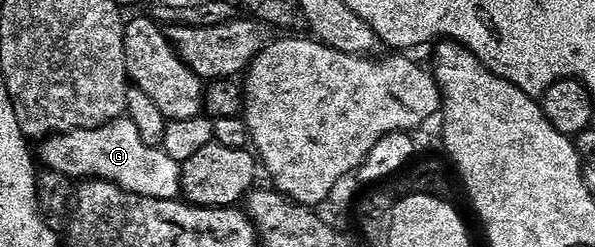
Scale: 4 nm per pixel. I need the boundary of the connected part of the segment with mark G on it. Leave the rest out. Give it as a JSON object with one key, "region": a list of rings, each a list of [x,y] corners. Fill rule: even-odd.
{"region":[[[127,116],[117,118],[113,122],[103,124],[99,128],[90,130],[71,130],[66,134],[54,134],[46,137],[40,143],[39,162],[45,170],[63,172],[74,180],[92,180],[102,178],[105,182],[114,182],[120,190],[127,190],[132,194],[139,194],[155,200],[180,199],[181,193],[181,163],[171,160],[167,152],[160,146],[149,146],[139,136],[139,128]]]}

